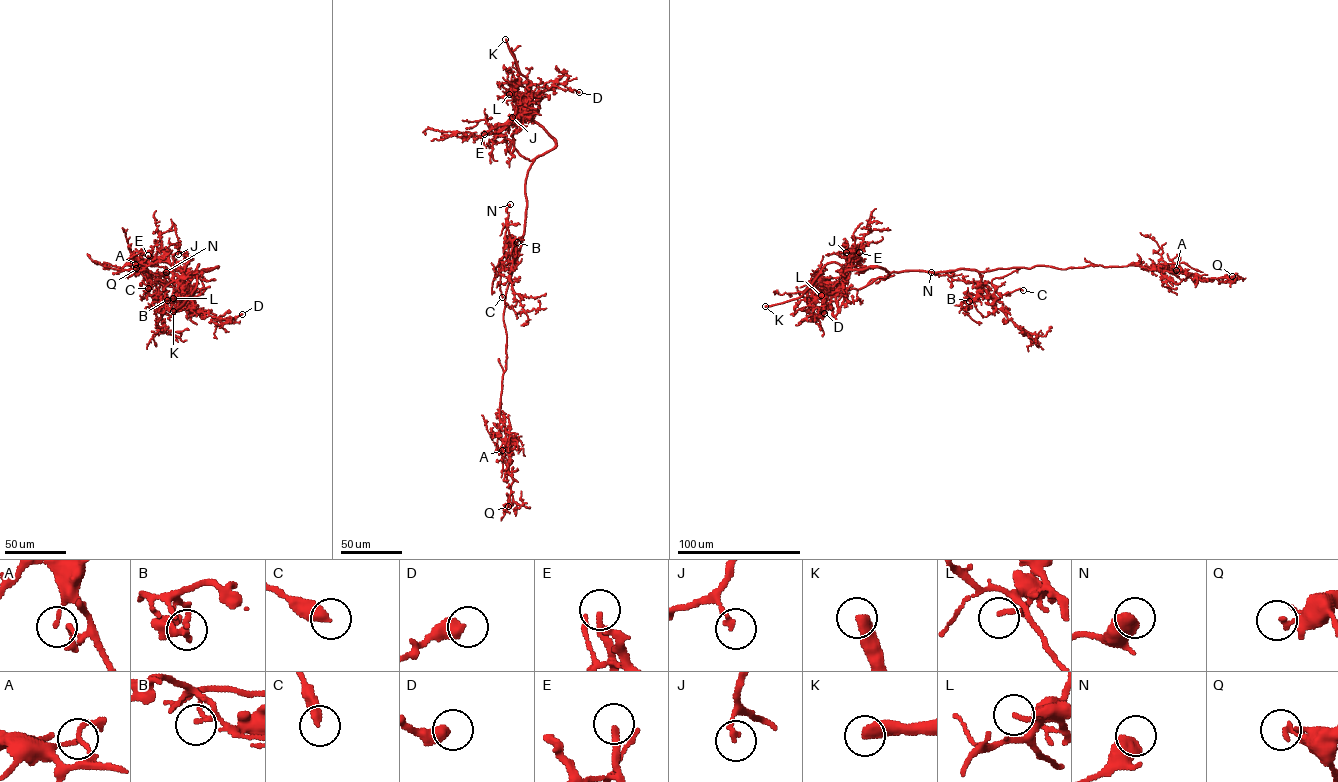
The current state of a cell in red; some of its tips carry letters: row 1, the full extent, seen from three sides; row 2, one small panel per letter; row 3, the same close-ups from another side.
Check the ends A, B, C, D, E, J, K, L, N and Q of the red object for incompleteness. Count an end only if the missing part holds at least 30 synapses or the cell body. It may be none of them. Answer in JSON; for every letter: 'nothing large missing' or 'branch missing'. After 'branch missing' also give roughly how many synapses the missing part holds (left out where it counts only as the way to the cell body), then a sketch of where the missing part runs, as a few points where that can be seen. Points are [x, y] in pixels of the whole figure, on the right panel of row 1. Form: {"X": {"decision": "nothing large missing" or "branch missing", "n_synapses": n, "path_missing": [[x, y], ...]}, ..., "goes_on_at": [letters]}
{"A": {"decision": "nothing large missing"}, "B": {"decision": "nothing large missing"}, "C": {"decision": "nothing large missing"}, "D": {"decision": "nothing large missing"}, "E": {"decision": "branch missing", "n_synapses": 70, "path_missing": [[859, 252], [860, 238], [839, 237], [841, 230], [847, 227]]}, "J": {"decision": "nothing large missing"}, "K": {"decision": "branch missing", "path_missing": [[765, 306], [740, 304], [737, 299]]}, "L": {"decision": "nothing large missing"}, "N": {"decision": "nothing large missing"}, "Q": {"decision": "nothing large missing"}, "goes_on_at": ["E", "K"]}

